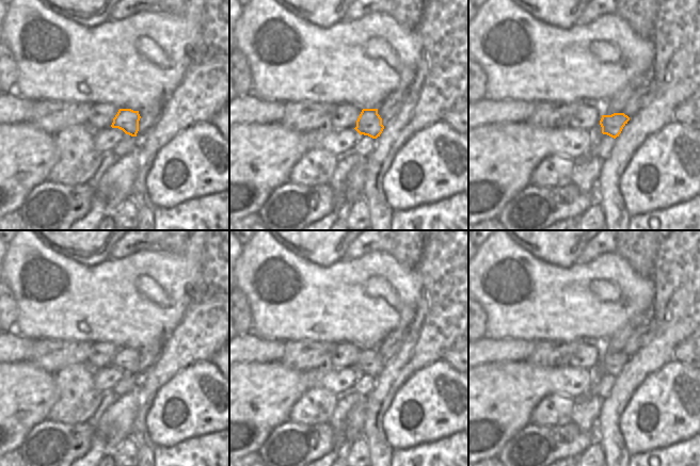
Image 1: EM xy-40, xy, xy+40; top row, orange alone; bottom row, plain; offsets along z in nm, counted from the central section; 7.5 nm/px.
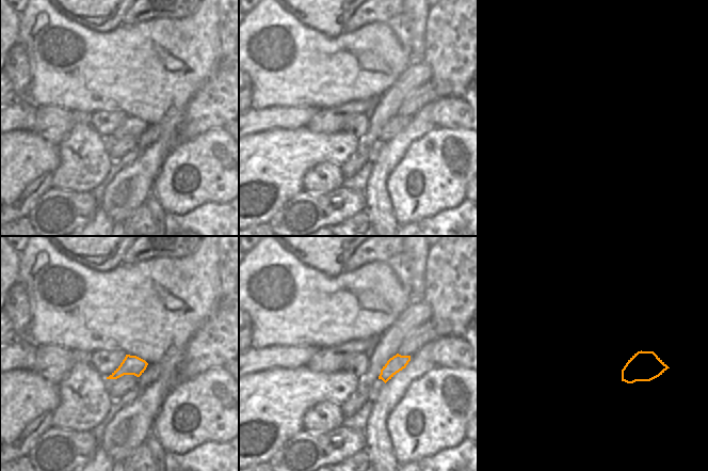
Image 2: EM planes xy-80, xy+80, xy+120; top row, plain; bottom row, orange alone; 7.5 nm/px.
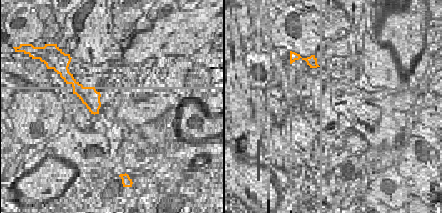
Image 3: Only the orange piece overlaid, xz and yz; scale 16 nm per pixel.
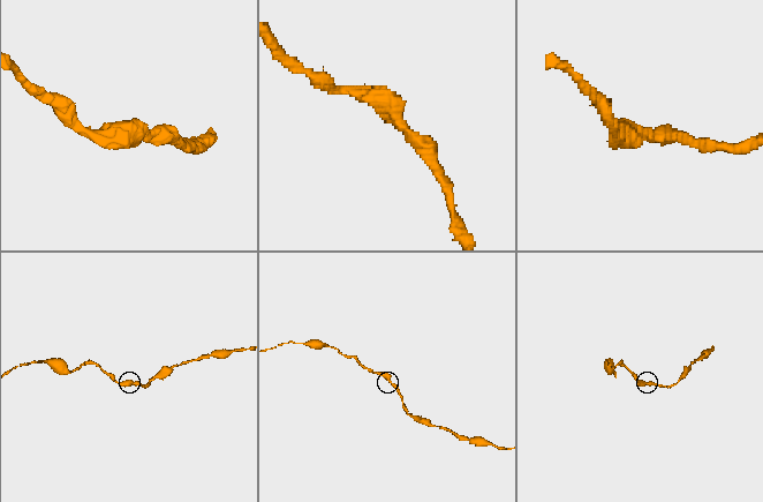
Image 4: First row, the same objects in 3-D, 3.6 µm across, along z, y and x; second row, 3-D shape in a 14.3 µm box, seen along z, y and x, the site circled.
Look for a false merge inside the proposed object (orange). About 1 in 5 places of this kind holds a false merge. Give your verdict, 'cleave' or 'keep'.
keep

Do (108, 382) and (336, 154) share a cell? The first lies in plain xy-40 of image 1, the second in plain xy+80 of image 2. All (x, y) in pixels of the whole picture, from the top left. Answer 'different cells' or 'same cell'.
same cell

